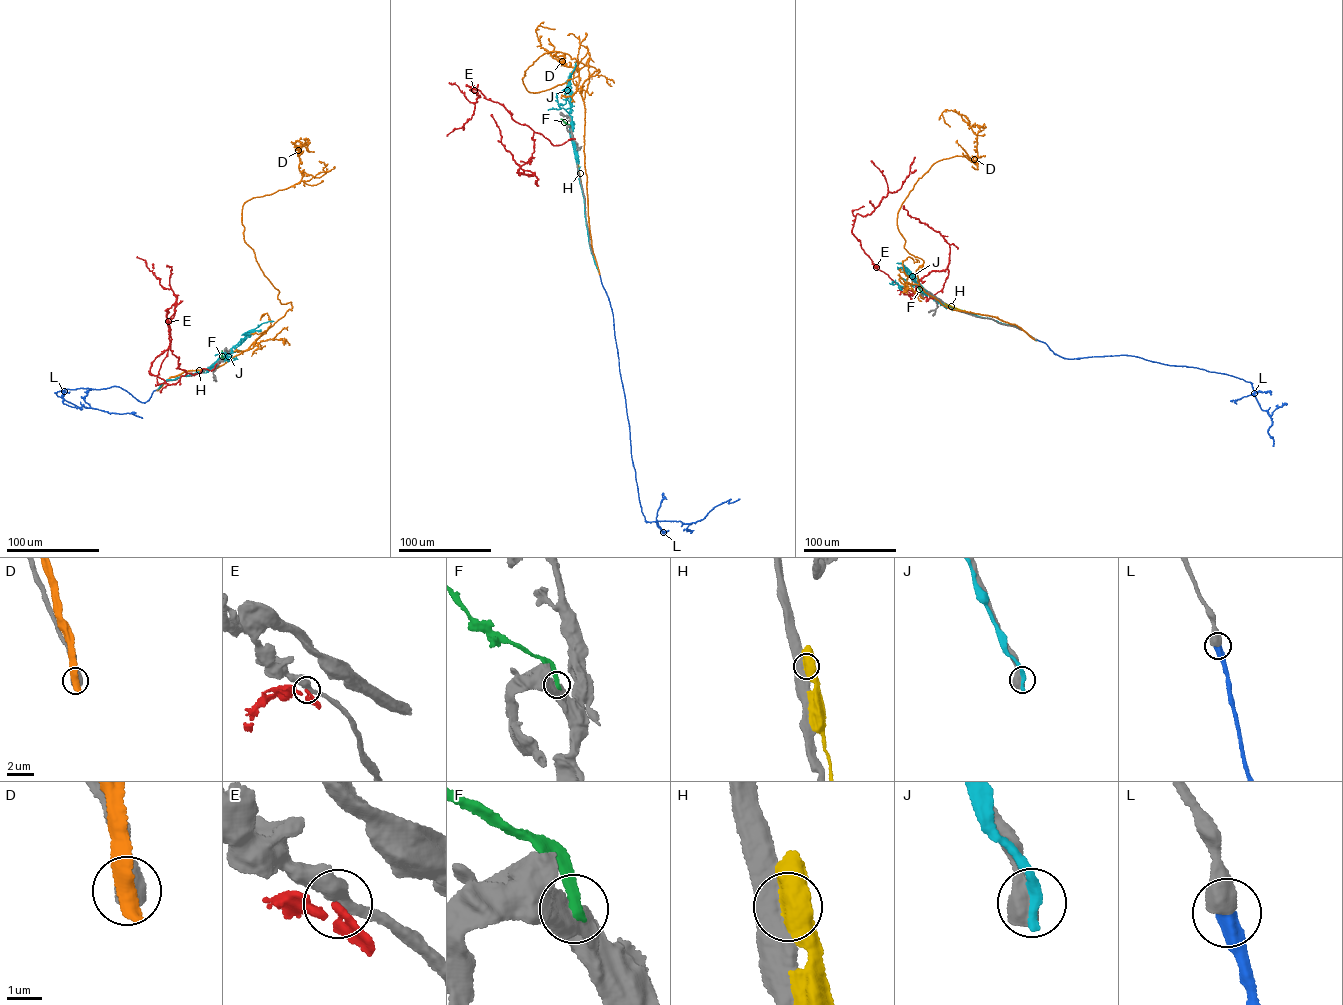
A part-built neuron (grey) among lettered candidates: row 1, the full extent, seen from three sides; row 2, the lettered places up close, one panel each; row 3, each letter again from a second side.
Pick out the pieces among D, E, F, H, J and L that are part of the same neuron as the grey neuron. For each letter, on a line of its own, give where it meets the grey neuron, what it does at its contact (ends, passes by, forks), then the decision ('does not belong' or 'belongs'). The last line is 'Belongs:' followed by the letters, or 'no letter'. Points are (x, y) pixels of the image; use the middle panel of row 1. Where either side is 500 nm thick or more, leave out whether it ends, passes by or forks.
D: meets grey at (599, 274); does not belong
E: meets grey at (574, 138); does not belong
F: meets grey at (570, 126); does not belong
H: meets grey at (576, 156); does not belong
J: meets grey at (599, 274); does not belong
L: meets grey at (599, 274); belongs
Belongs: L

